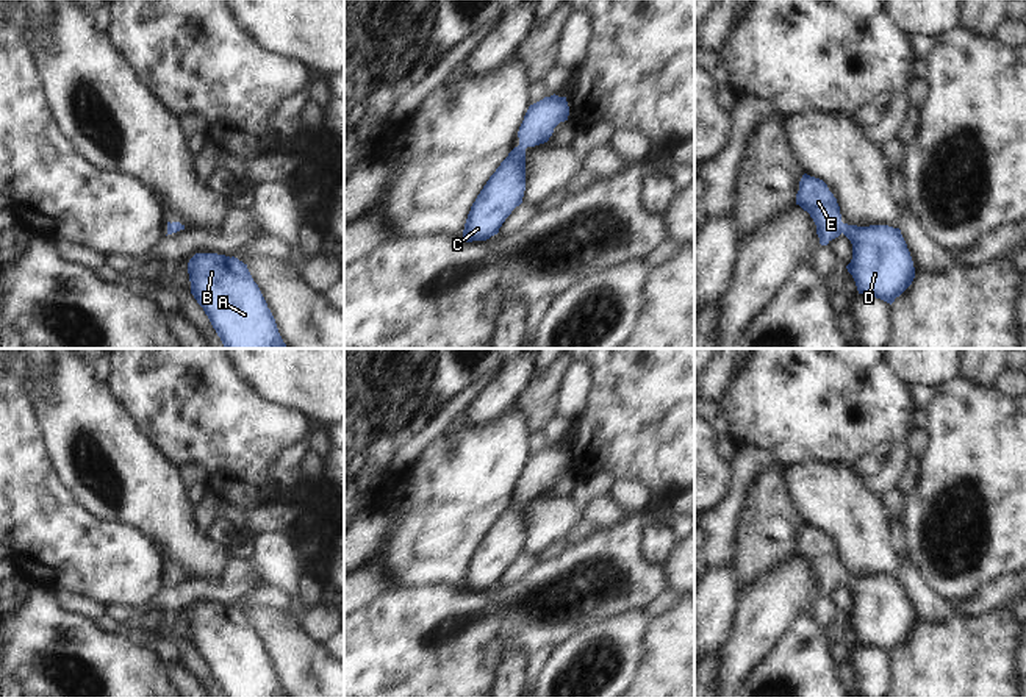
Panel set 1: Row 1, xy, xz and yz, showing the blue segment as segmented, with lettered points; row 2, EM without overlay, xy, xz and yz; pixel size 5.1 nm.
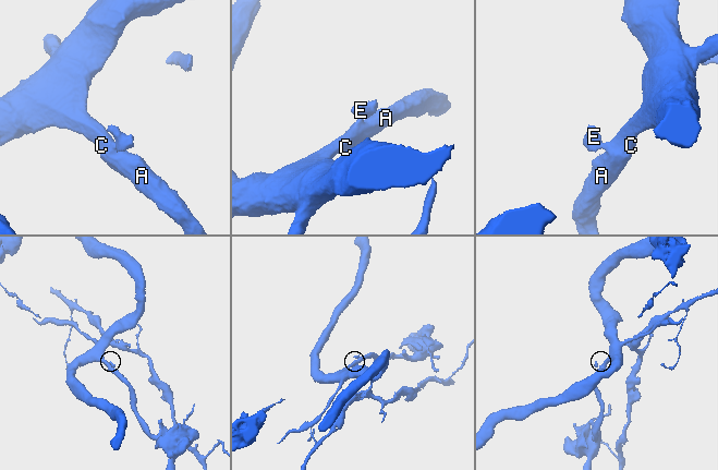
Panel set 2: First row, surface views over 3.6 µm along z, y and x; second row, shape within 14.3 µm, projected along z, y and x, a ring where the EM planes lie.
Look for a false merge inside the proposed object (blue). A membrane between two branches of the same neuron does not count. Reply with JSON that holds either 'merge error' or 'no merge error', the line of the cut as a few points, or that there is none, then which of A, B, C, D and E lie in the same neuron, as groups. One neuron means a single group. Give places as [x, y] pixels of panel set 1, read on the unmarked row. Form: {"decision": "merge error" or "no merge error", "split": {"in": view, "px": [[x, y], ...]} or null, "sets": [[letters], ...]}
{"decision": "no merge error", "split": null, "sets": [["A", "B", "C", "D", "E"]]}

